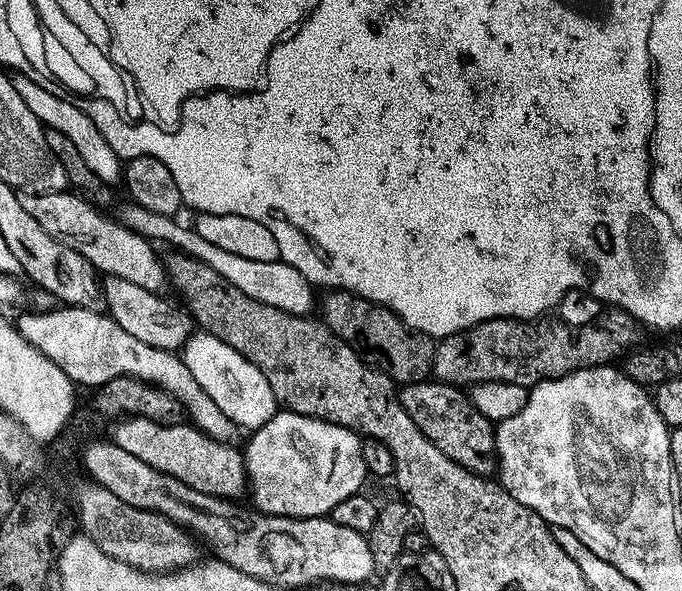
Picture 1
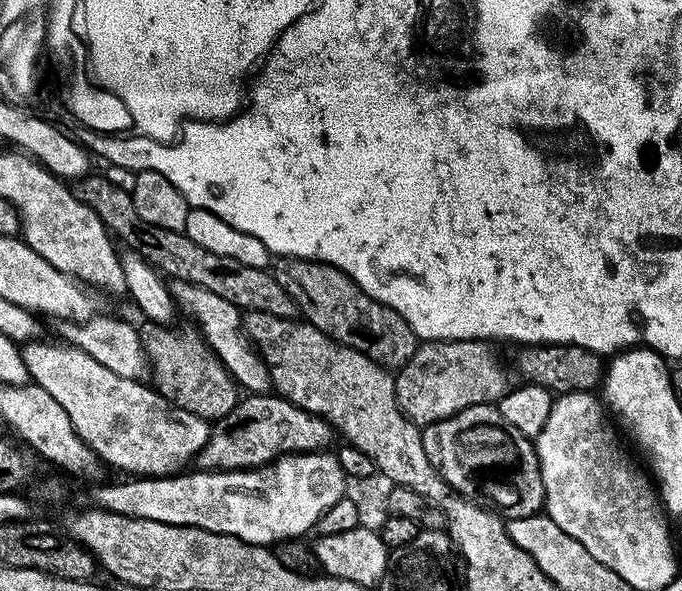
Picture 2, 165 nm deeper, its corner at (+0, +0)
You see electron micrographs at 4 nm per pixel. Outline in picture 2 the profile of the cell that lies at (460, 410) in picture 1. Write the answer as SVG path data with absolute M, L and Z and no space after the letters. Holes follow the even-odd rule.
M491 404L470 406L466 410L456 412L450 418L423 425L420 437L426 450L426 458L430 458L434 470L438 470L440 477L447 482L455 495L465 496L468 500L475 500L477 504L493 510L505 508L511 519L534 516L544 508L542 472L536 457L535 443L524 436L522 430L510 426L510 422L502 418L499 407Z

